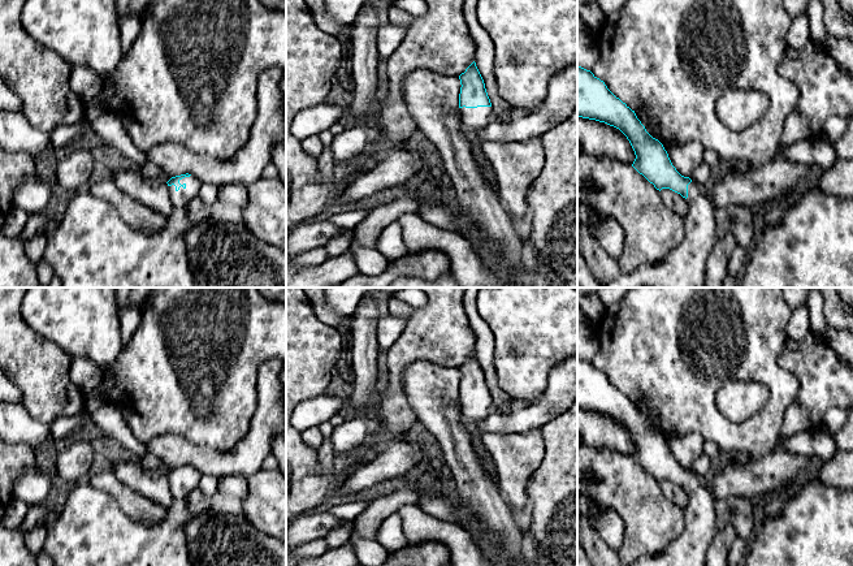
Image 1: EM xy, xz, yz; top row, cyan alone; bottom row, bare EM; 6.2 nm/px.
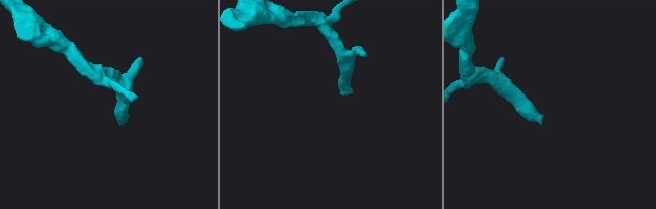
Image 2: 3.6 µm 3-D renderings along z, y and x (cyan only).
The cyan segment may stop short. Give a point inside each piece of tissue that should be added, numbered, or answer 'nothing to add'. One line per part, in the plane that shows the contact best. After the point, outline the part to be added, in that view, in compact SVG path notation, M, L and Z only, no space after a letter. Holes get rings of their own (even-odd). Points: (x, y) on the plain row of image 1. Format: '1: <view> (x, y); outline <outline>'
1: xy (91, 530); outline M190 467L179 471L179 475L185 475L186 479L181 478L177 483L174 476L169 478L173 501L166 506L164 520L156 526L143 524L130 518L111 494L95 489L87 479L79 480L69 493L61 513L47 524L47 539L42 553L47 554L55 566L192 566L183 531L185 524L192 517L186 500L198 488L202 474Z

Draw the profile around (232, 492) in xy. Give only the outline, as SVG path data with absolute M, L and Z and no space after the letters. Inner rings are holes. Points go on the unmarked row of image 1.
M222 476L218 479L217 492L212 497L213 509L226 514L242 514L247 493L247 476Z

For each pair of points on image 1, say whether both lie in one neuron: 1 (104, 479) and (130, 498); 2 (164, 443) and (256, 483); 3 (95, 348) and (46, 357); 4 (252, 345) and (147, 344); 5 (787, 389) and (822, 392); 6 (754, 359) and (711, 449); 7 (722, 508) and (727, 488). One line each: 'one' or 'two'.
1: one
2: two
3: two
4: one
5: two
6: two
7: two

